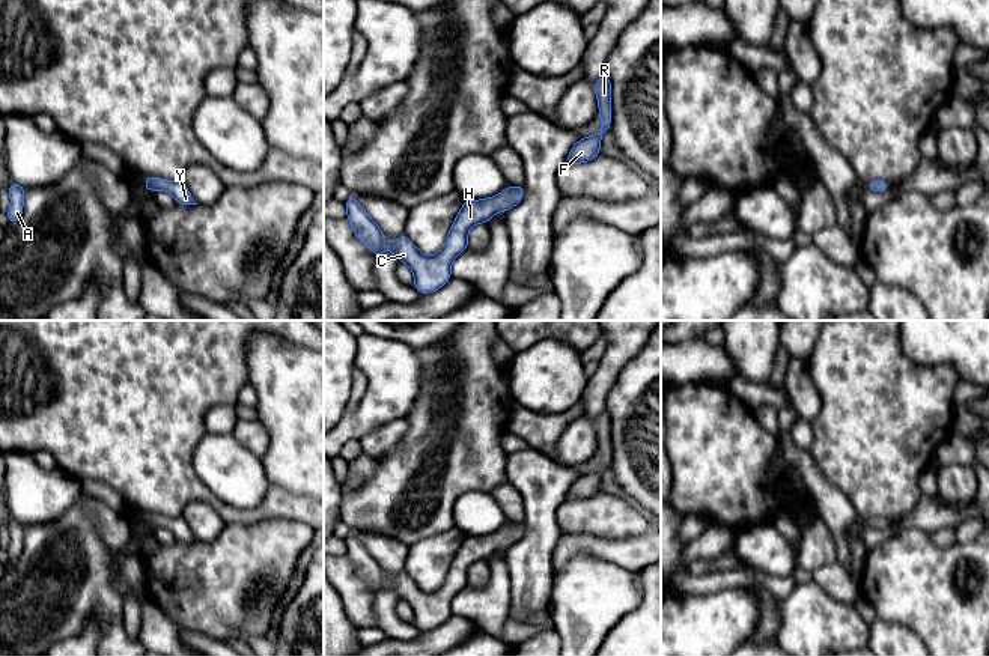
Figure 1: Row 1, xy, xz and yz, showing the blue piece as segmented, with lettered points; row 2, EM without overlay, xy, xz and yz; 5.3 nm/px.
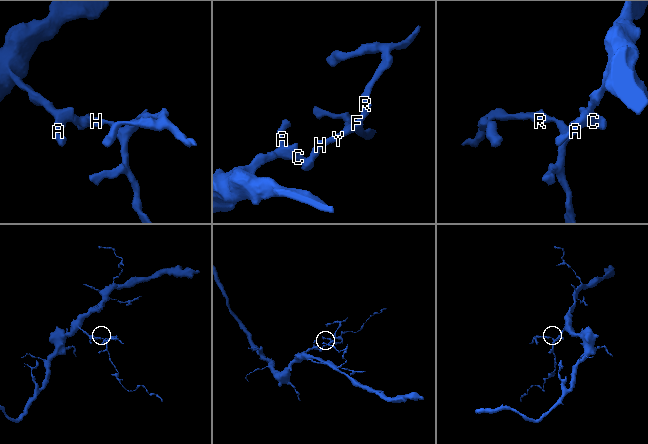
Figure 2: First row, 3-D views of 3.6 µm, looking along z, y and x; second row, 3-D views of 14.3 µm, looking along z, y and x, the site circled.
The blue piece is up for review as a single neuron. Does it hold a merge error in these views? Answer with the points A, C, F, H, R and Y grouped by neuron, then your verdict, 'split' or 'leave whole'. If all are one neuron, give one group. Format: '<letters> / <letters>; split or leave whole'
A C F H R Y; leave whole

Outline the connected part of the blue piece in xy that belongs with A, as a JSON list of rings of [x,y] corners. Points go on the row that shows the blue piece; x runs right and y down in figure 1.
[[[12,181],[8,193],[11,196],[11,208],[6,212],[6,217],[12,224],[15,224],[23,217],[26,191],[24,187]]]

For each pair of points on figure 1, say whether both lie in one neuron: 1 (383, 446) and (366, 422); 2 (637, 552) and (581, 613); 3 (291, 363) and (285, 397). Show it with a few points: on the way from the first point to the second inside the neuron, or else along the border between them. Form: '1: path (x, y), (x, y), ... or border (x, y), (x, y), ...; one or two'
1: border (404, 417), (395, 417), (359, 440); two
2: border (590, 554), (628, 567), (642, 595); two
3: path (291, 372), (291, 388); one

